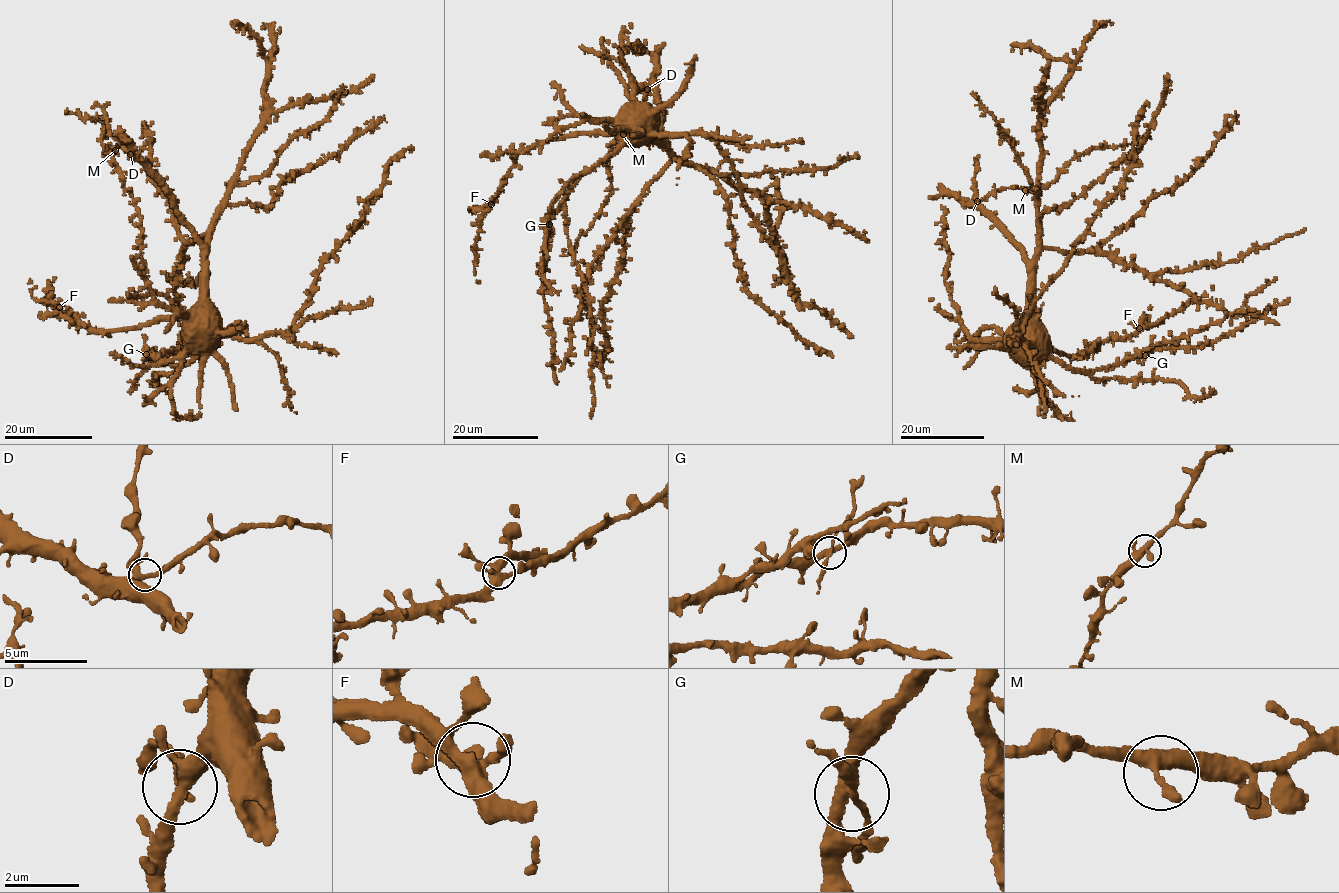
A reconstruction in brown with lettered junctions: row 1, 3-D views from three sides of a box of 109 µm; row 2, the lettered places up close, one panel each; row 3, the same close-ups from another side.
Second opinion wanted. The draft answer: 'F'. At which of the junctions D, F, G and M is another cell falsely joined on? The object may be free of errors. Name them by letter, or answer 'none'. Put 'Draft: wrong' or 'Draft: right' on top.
Draft: wrong
none

